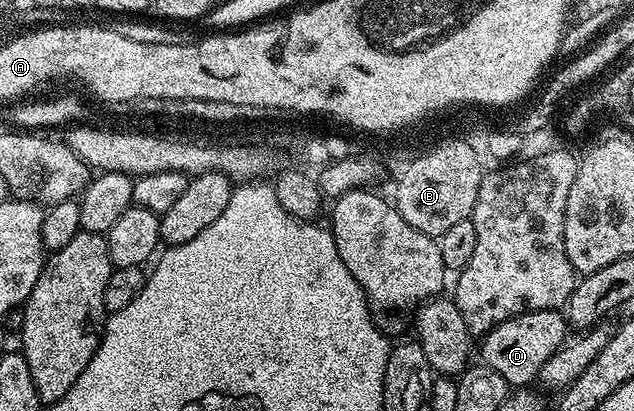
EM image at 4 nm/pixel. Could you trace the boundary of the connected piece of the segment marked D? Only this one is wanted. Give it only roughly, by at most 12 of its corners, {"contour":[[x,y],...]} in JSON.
{"contour":[[562,311],[522,312],[482,337],[486,367],[515,390],[568,343]]}

